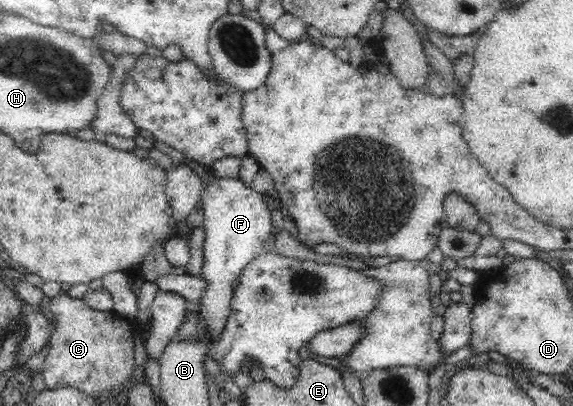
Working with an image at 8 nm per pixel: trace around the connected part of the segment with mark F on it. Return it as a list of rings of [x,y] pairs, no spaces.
[[[212,176],[202,192],[199,208],[204,215],[204,258],[201,276],[207,280],[207,289],[201,297],[202,305],[200,325],[209,330],[213,345],[219,339],[230,312],[230,301],[233,297],[231,285],[239,278],[245,267],[259,256],[261,247],[271,237],[272,223],[270,218],[272,206],[268,201],[252,191],[250,186],[239,178],[217,178]]]

